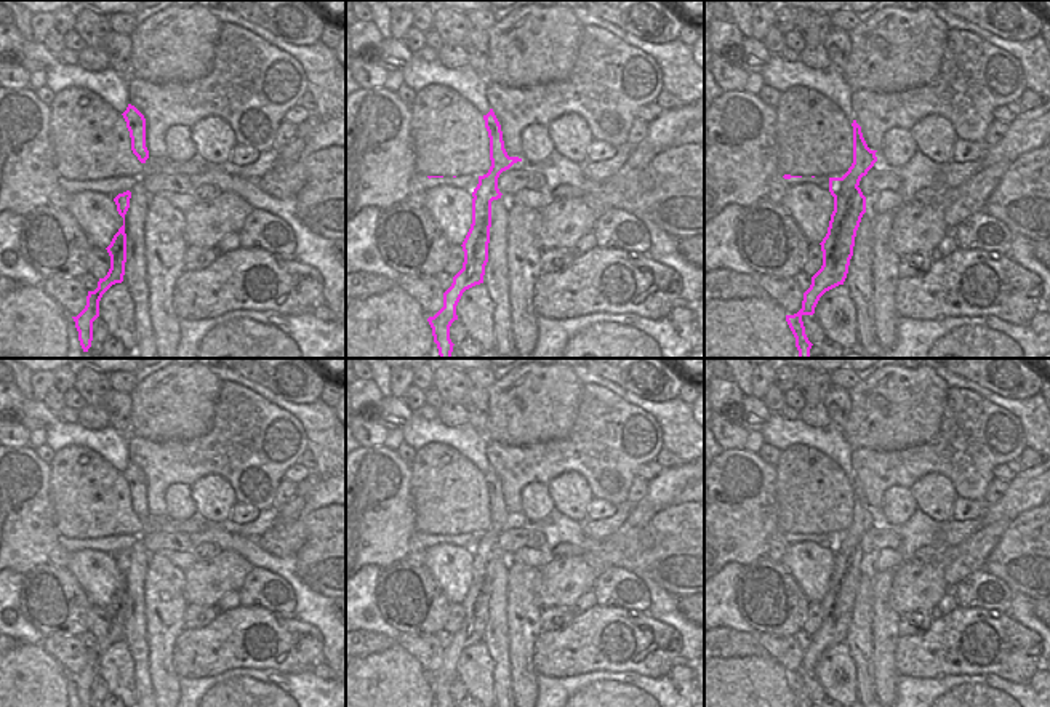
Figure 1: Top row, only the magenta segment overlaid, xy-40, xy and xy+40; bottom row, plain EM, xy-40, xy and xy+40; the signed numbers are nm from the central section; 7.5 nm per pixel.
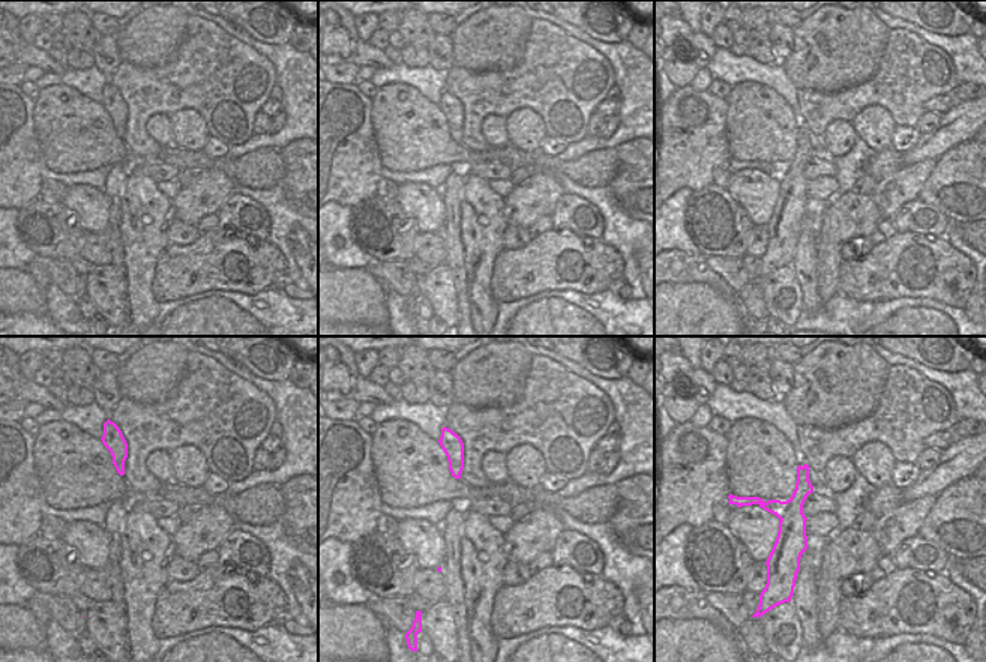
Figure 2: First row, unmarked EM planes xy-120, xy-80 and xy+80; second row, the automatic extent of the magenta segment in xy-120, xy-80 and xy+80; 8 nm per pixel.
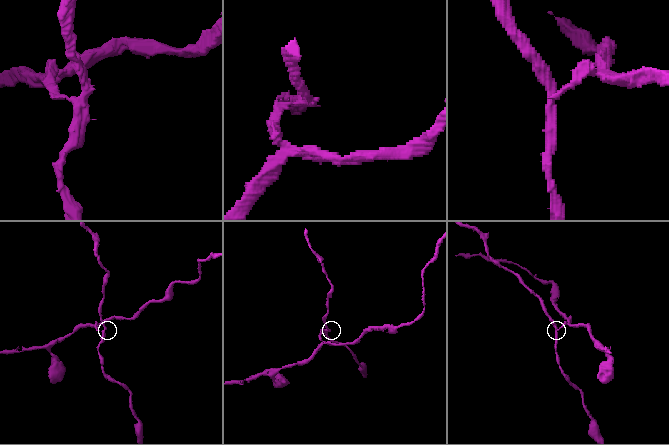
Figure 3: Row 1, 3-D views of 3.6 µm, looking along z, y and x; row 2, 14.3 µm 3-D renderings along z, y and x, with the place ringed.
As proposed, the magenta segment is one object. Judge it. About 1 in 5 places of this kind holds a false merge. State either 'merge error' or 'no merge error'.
merge error

